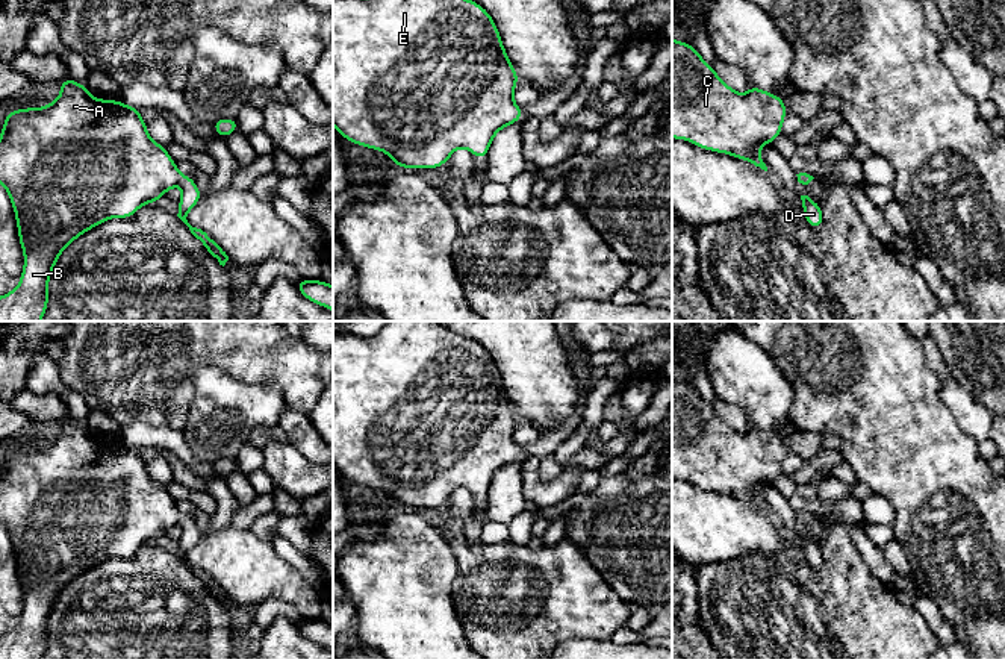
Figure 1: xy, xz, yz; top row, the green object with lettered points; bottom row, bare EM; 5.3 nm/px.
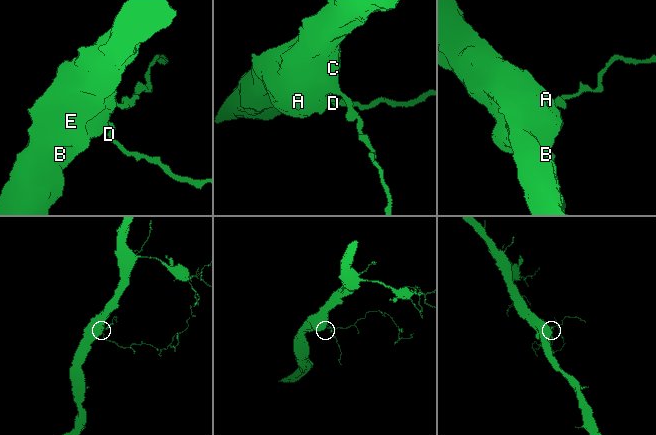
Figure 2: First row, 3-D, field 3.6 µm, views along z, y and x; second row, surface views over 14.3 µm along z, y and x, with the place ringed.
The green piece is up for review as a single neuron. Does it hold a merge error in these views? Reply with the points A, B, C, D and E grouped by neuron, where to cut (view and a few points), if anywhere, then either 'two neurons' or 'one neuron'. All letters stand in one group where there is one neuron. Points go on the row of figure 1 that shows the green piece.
A B C D E | no cut | one neuron

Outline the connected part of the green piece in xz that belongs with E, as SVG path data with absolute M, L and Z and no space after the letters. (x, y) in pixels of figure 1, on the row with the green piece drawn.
M333 0L333 126L342 138L384 151L395 167L439 168L454 150L465 147L484 159L493 136L506 126L524 120L521 106L513 102L519 77L502 45L502 39L489 12L472 0Z

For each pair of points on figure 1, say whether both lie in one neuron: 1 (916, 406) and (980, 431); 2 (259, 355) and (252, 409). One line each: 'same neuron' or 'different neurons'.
1: different neurons
2: different neurons

